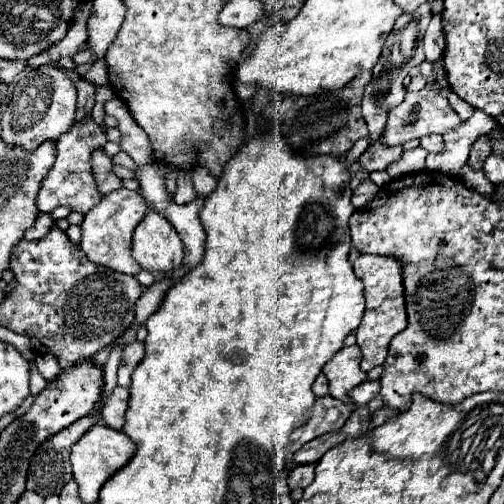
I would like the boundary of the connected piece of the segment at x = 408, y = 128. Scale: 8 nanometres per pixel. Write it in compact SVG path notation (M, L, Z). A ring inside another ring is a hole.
M422 89L418 93L408 91L404 101L396 105L394 109L390 109L386 127L380 135L380 143L386 147L396 147L396 145L404 145L406 141L420 139L430 133L446 133L450 129L456 129L460 123L462 121L458 113L448 105L448 99L444 99L436 89Z

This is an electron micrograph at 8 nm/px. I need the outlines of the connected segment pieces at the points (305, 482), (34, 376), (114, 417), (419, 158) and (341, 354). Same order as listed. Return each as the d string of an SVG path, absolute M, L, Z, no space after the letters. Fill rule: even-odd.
M294 465L288 477L288 487L296 489L296 487L308 487L314 481L314 465Z
M30 361L30 393L36 397L36 395L46 387L46 385L48 385L48 381L38 373L36 363Z
M116 387L116 391L112 391L108 403L104 403L104 411L102 411L102 423L112 427L112 429L122 429L124 425L124 413L128 409L128 389L124 387Z
M422 147L404 151L400 163L392 163L392 167L388 167L388 173L392 177L402 177L402 175L410 175L410 173L420 173L426 169L426 155L428 151Z
M358 345L344 347L322 369L322 373L328 379L330 395L340 399L348 407L354 407L354 403L348 397L350 391L356 385L360 385L360 381L366 379L366 373L360 369L360 359L362 359L362 353Z

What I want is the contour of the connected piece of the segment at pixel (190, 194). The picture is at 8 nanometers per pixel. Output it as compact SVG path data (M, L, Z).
M180 169L178 173L178 187L174 193L174 201L176 203L188 203L196 197L196 189L192 185L192 169Z

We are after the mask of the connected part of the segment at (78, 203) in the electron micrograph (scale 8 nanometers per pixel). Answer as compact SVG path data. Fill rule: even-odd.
M92 117L82 119L80 123L74 123L72 129L58 139L58 155L56 163L52 165L50 173L44 177L44 183L40 187L38 195L38 207L42 213L50 213L52 209L64 205L78 213L88 213L96 203L100 203L102 195L96 189L96 181L92 177L92 153L96 149L102 149L106 143L104 131L92 121Z

